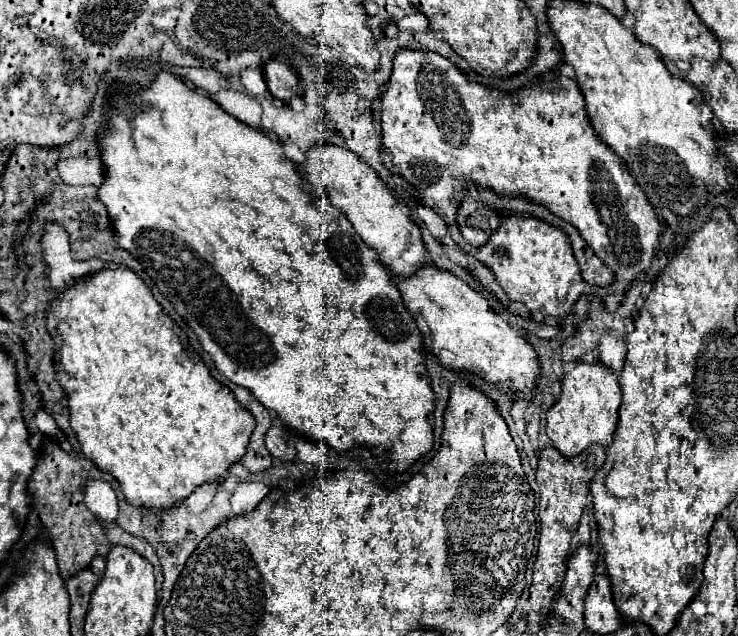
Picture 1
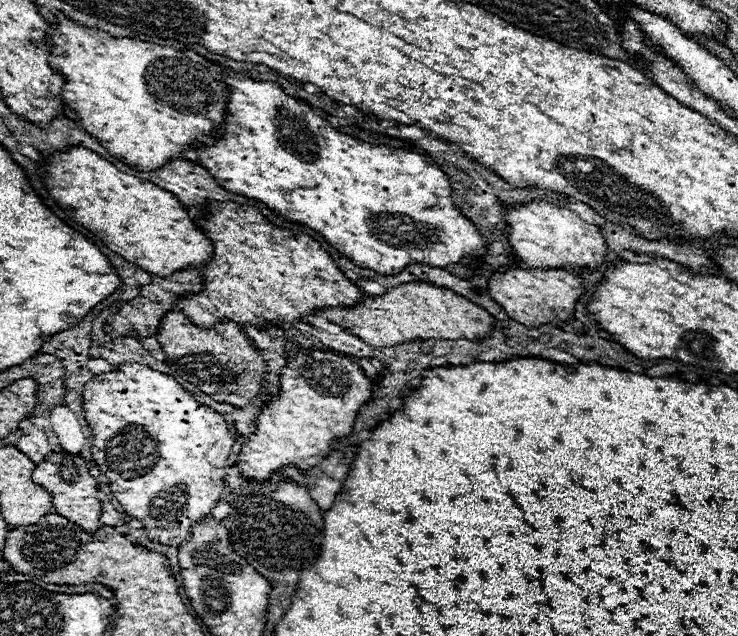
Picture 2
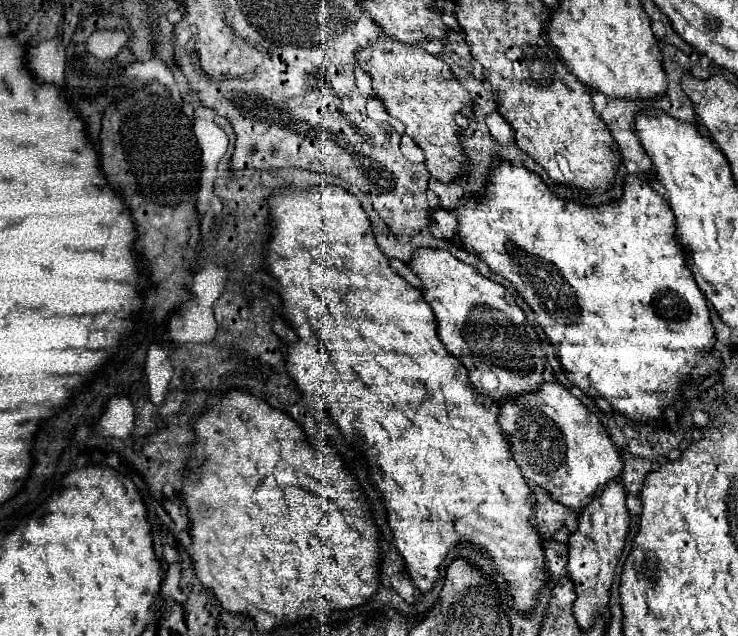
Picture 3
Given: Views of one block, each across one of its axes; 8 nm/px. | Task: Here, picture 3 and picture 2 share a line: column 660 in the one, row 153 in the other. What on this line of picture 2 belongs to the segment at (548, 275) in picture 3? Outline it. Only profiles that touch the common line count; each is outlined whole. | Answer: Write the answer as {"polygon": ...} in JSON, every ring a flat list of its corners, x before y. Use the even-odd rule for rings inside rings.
{"polygon":[[226,70,226,74,230,104,224,136,212,146,194,146,200,164,224,190,254,198,288,222,306,224,320,232,338,252,380,274,398,274,410,264,446,268,448,264,458,264,464,256,486,254,488,244,480,230,452,204,452,184,448,176,428,164,424,156,350,138,316,116,304,102,284,94,278,84,256,82,234,70]]}

